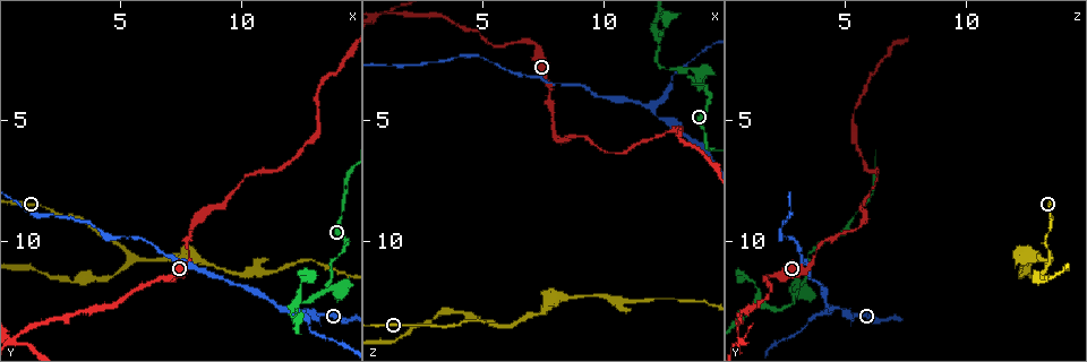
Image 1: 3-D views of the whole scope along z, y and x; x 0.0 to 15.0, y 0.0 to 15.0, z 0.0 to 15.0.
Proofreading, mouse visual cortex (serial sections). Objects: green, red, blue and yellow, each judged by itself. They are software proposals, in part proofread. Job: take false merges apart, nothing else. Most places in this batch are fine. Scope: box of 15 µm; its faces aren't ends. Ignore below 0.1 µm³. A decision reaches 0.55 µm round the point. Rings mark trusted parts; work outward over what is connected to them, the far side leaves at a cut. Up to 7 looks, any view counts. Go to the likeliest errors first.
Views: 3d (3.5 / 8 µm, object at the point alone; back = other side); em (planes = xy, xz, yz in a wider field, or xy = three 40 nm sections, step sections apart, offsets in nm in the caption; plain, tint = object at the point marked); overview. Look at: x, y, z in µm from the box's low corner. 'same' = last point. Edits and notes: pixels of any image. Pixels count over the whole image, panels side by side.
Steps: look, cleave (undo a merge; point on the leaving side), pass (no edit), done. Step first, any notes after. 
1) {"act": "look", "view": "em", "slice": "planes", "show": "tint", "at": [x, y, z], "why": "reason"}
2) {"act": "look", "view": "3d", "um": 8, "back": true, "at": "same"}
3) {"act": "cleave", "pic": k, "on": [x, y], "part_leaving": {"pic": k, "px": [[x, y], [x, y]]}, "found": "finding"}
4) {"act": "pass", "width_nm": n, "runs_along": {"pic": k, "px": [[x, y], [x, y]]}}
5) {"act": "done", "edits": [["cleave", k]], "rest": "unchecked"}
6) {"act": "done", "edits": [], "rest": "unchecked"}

{"act": "look", "view": "3d", "um": 3.5, "at": [5.4, 10.5, 13.5], "why": "branch point"}

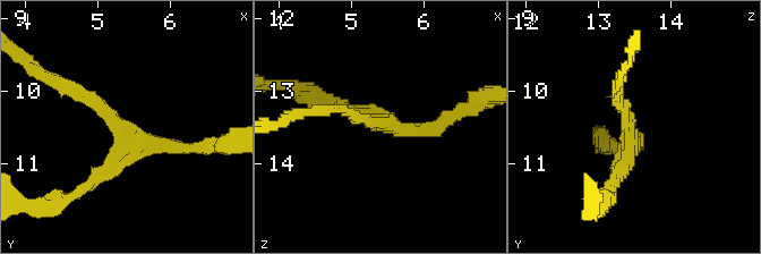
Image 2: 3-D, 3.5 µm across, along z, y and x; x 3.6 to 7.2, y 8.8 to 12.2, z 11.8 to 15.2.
{"act": "look", "view": "em", "slice": "xy", "step": 1, "show": "tint", "at": [5.40, 10.60, 13.45], "arms": 3, "arm_widths_nm": [150, 200, 200], "why": "need the tissue"}

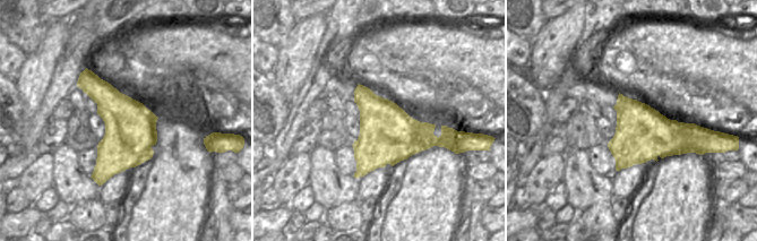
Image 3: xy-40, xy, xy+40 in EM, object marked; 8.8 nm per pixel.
{"act": "pass", "runs_along": {"pic": 2, "px": [[67, 87], [140, 143], [196, 150]]}, "found": "continuous, no second cell"}

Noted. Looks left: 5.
{"act": "look", "view": "3d", "um": 3.5, "back": true, "at": [13.3, 12.2, 3.0], "why": "calibre changes"}

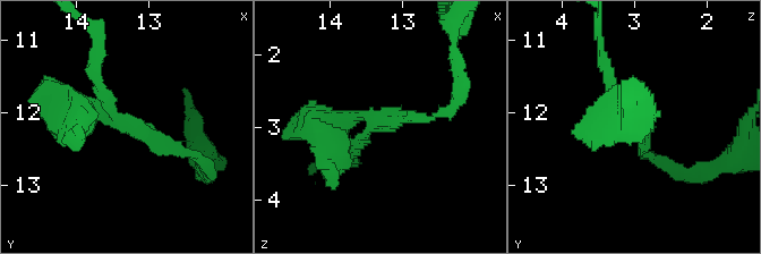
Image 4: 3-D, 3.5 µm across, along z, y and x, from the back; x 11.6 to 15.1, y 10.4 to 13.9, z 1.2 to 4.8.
{"act": "look", "view": "em", "slice": "xy", "step": 5, "show": "tint", "at": [13.35, 12.15, 2.90], "arms": 3, "arm_widths_nm": [150, 150, 400]}

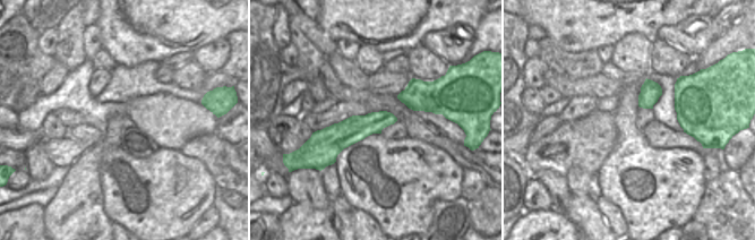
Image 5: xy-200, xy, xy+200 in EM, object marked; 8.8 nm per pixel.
{"act": "pass", "width_nm": 240, "runs_along": {"pic": 4, "px": [[94, 65], [128, 128], [191, 155]]}, "found": "one cell here"}

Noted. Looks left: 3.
{"act": "look", "view": "3d", "um": 3.5, "at": [11.9, 12.7, 4.4], "why": "narrows sharply"}

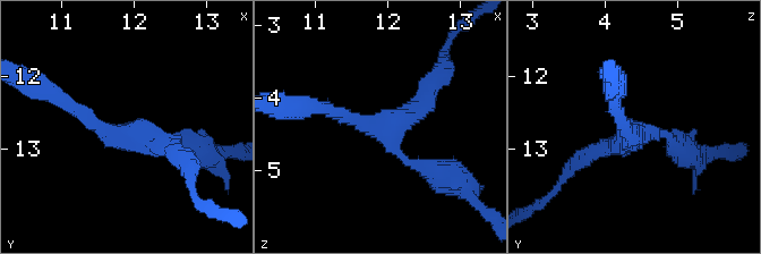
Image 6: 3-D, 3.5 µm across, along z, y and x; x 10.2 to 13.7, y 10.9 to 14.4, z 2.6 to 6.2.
{"act": "look", "view": "em", "slice": "planes", "show": "tint", "at": [11.95, 12.75, 4.45], "arms": 3, "arm_widths_nm": [200, 250, 250], "why": "now the EM"}

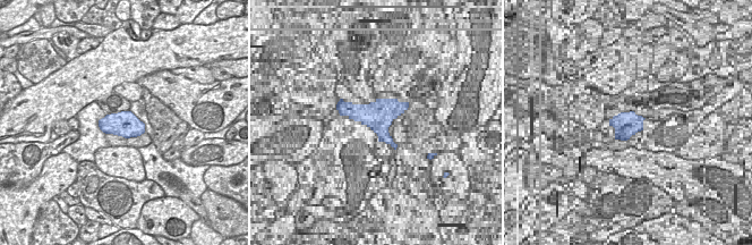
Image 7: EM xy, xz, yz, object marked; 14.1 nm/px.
{"act": "pass", "runs_along": {"pic": 6, "px": [[445, 175], [323, 108]]}, "found": "one cell here"}

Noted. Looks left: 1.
{"act": "done", "edits": [], "rest": "unchecked"}

